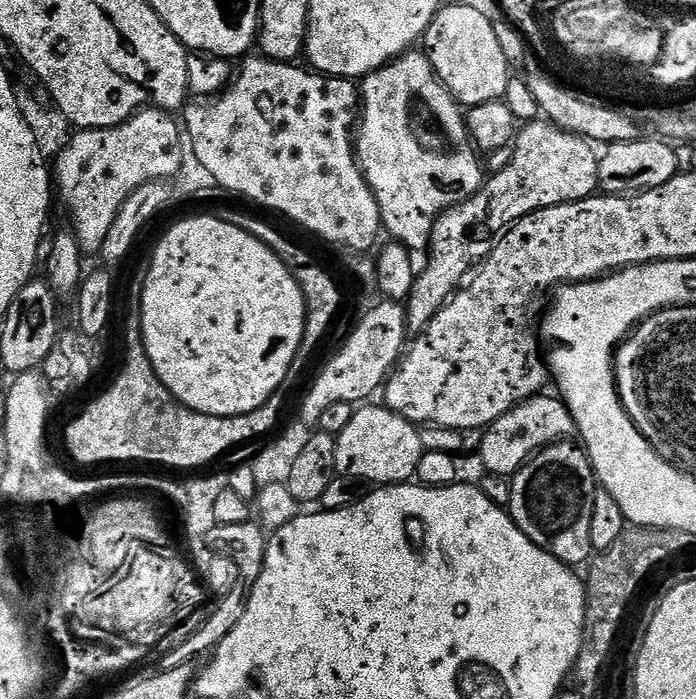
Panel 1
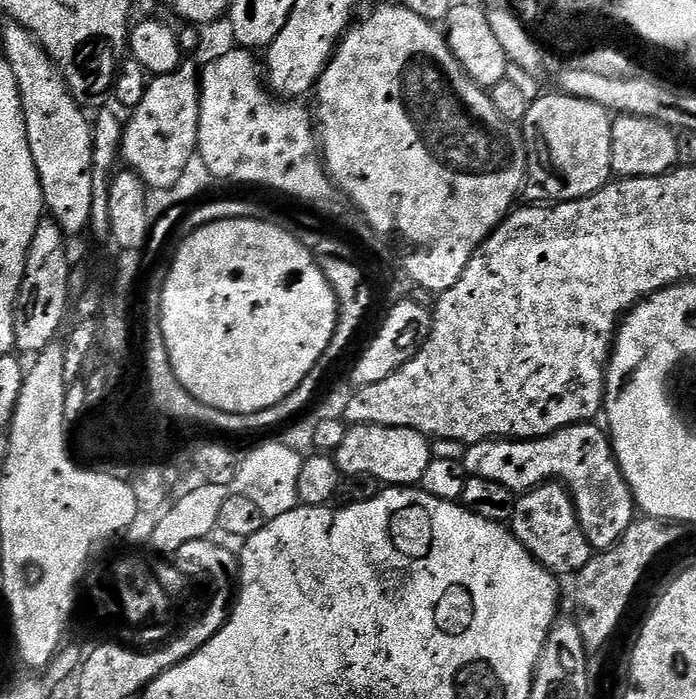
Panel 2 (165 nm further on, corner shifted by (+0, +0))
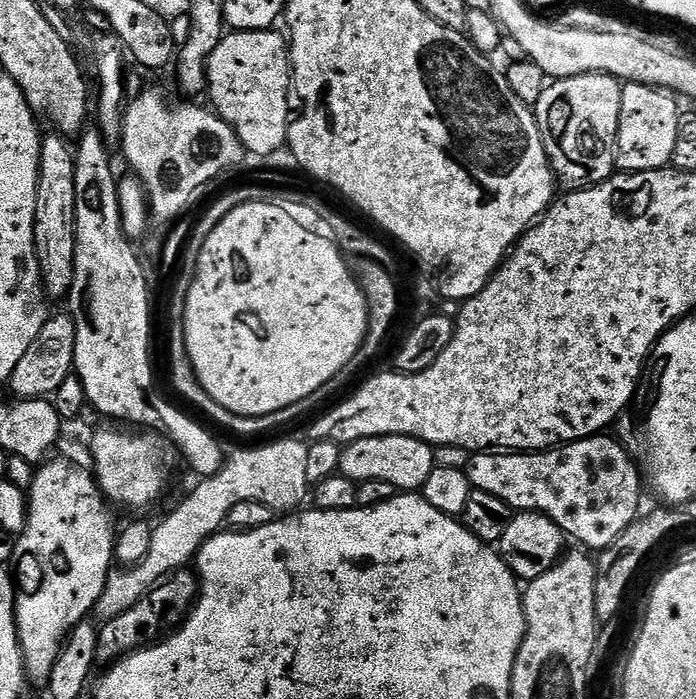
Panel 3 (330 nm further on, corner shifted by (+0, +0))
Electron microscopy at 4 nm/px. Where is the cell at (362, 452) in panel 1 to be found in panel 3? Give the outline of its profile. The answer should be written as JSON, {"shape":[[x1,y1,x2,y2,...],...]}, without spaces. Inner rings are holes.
{"shape":[[371,436,356,440,341,451,339,471,357,482,381,480,393,484,396,490,420,490,433,467,433,449,423,440,414,436]]}

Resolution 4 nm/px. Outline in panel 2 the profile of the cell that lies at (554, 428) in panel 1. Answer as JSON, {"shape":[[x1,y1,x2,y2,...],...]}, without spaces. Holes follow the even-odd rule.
{"shape":[[596,422,571,424,537,440,483,440,465,447,462,463,469,476,490,478,490,482,498,482,517,494,530,492,542,483,540,468,556,468,555,479,563,482,572,493,572,500,576,503,576,513,586,538,592,543,593,549,607,550,613,548,624,537,632,521,637,519,638,505,618,466,610,437,607,431,601,425,599,428,598,425,599,423]]}

